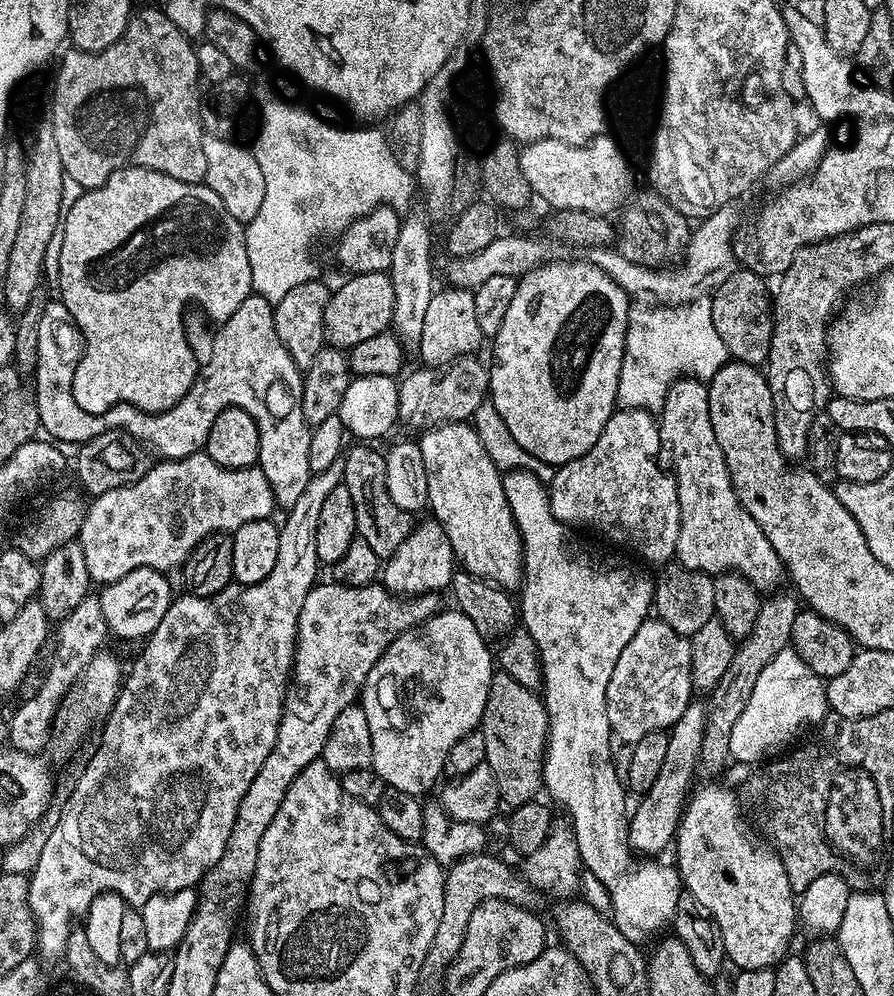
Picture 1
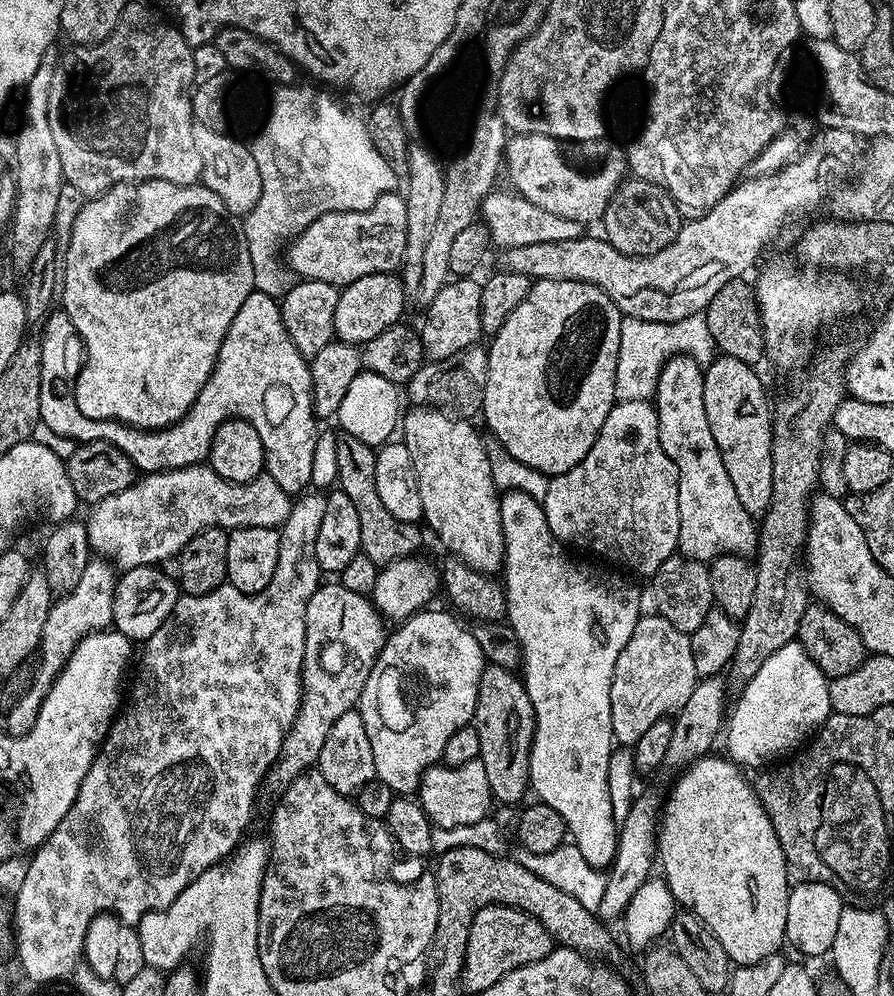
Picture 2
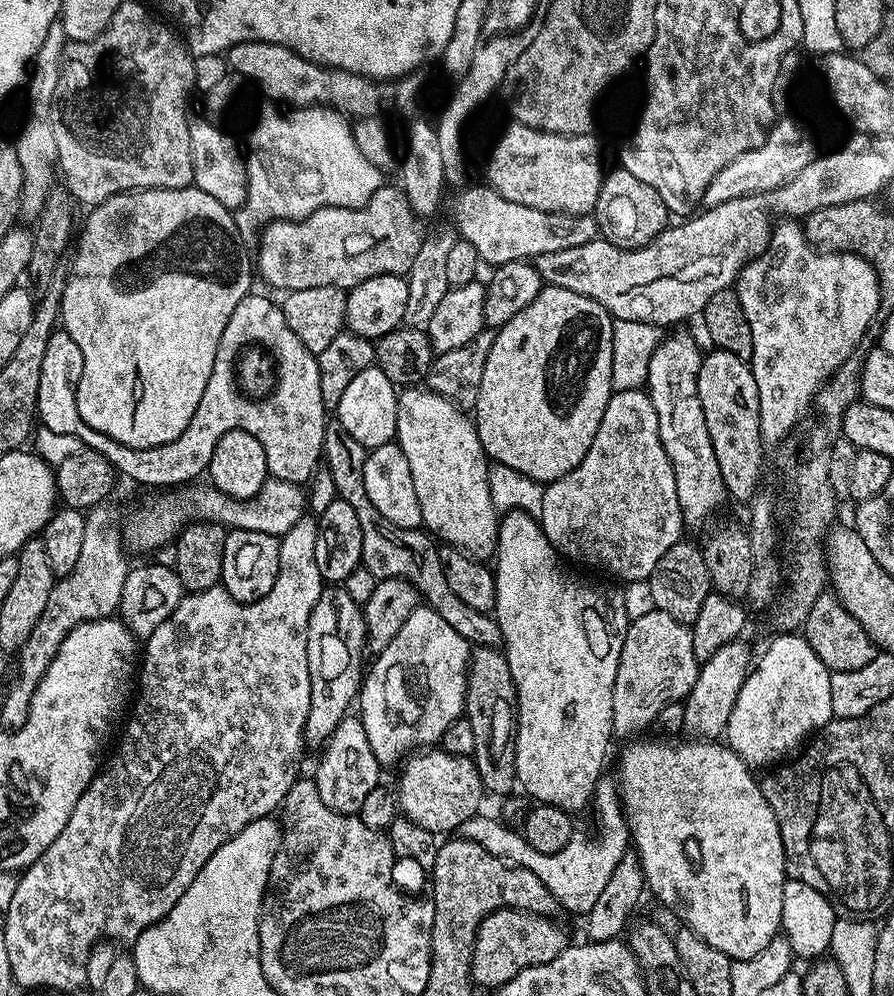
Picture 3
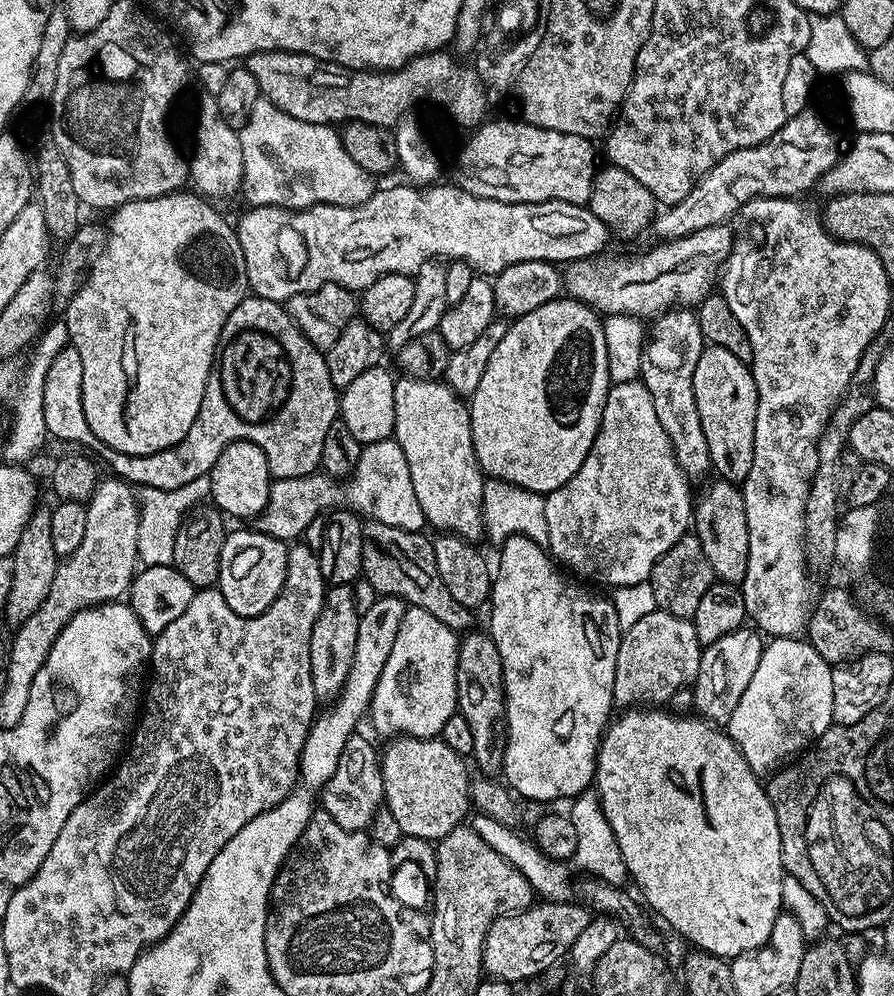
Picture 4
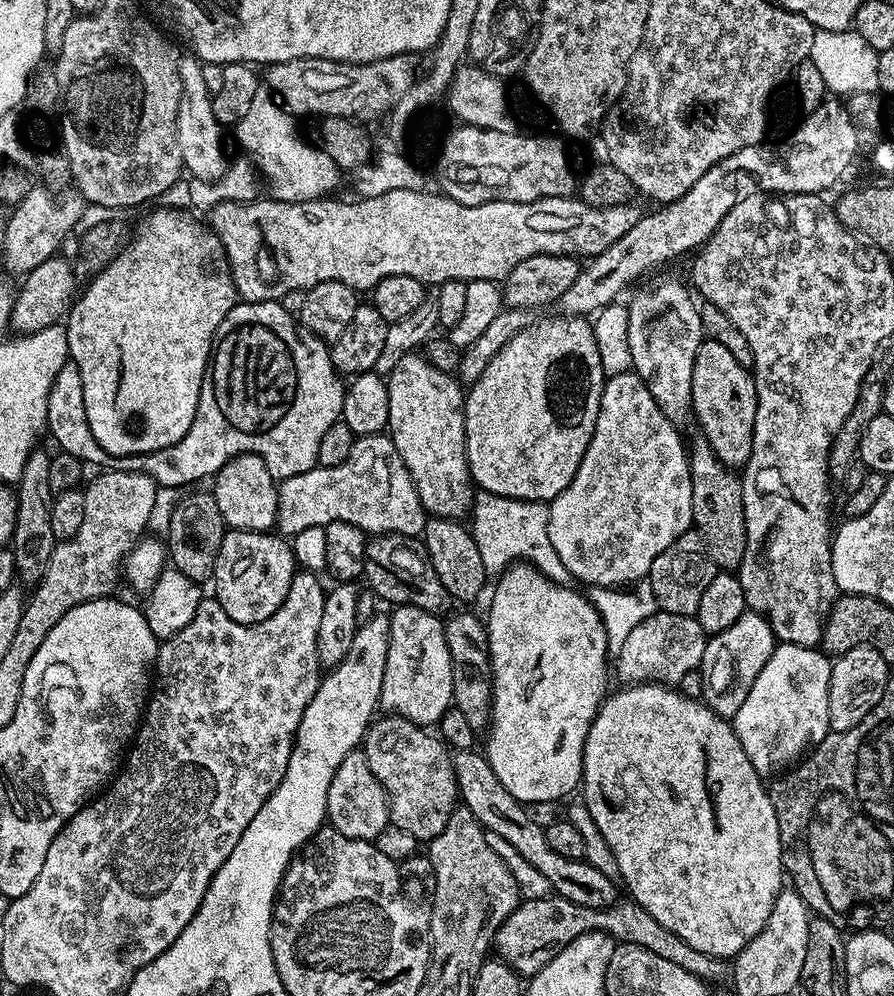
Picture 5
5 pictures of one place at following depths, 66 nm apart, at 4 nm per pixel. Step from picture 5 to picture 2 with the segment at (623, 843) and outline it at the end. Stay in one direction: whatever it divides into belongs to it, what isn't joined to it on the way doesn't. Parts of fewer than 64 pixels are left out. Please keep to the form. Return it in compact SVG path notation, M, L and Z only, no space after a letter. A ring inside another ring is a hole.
M709 754L696 760L687 768L679 773L680 776L676 780L676 785L668 792L668 800L663 801L662 811L658 821L658 835L656 838L656 850L658 853L658 864L664 867L662 878L668 884L670 894L675 898L677 905L681 909L693 912L701 924L705 928L709 928L714 934L714 938L718 938L718 942L722 942L722 950L726 950L729 960L733 965L753 964L767 956L777 955L781 951L780 944L785 943L784 931L786 930L786 906L787 898L790 891L790 881L788 878L788 867L786 866L786 858L782 846L778 842L778 834L774 834L774 826L770 822L770 818L766 814L766 810L762 806L760 799L756 796L756 789L743 776L745 773L741 771L737 765L723 755Z

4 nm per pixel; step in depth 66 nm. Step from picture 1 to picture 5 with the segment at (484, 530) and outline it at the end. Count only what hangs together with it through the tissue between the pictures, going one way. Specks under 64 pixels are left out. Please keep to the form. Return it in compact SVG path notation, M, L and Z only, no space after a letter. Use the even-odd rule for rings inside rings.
M419 351L406 354L406 358L402 358L386 377L390 398L387 431L406 470L410 470L410 478L418 490L425 513L463 521L472 510L474 485L466 454L466 392L456 382L455 375L435 368L427 355Z

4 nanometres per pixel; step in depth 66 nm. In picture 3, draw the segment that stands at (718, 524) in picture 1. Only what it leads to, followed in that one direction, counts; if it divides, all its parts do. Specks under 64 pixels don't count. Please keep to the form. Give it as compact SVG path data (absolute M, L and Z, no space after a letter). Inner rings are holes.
M684 330L667 335L651 356L646 391L658 414L659 437L666 450L666 458L670 458L672 463L684 523L689 529L703 529L704 519L714 515L716 504L727 501L729 494L722 482L722 470L718 470L718 458L714 458L714 446L698 397L698 372L704 354L688 333L680 331Z

